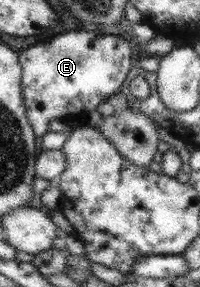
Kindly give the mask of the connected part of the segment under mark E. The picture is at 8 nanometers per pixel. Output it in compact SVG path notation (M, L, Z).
M90 29L78 30L78 31L66 31L66 33L62 33L62 35L56 35L56 37L52 37L50 41L46 41L46 43L40 43L40 45L34 45L34 47L28 47L28 49L18 53L18 62L21 66L21 92L23 95L23 104L25 105L26 117L28 123L32 126L33 135L38 139L47 133L47 125L48 121L52 121L52 119L61 119L68 123L69 118L76 115L76 117L83 117L86 119L86 115L89 111L95 109L95 107L102 103L107 97L114 93L119 93L119 88L122 86L124 79L126 79L128 71L130 71L131 66L134 64L135 53L133 52L134 46L128 40L127 37L116 36L116 35L96 35Z

